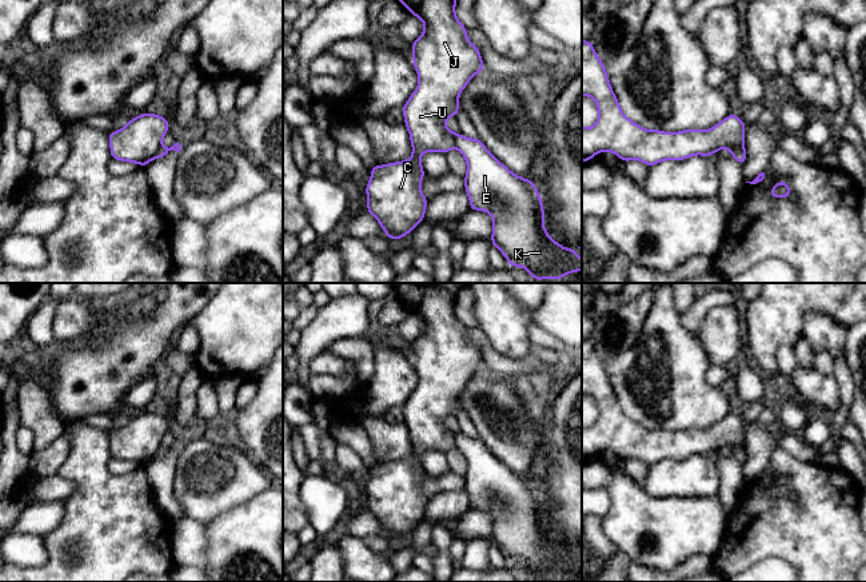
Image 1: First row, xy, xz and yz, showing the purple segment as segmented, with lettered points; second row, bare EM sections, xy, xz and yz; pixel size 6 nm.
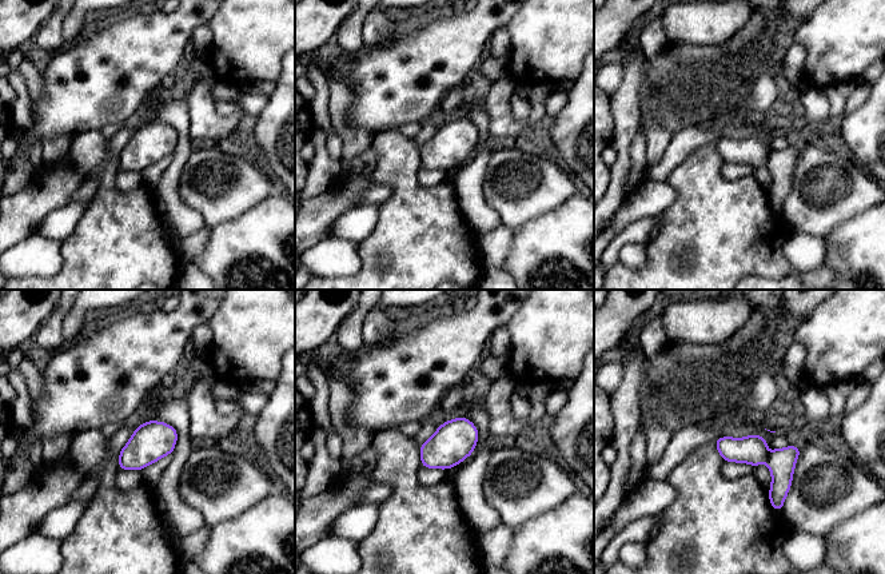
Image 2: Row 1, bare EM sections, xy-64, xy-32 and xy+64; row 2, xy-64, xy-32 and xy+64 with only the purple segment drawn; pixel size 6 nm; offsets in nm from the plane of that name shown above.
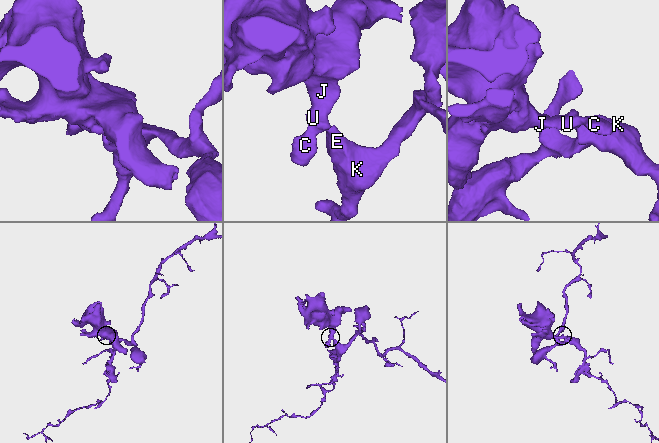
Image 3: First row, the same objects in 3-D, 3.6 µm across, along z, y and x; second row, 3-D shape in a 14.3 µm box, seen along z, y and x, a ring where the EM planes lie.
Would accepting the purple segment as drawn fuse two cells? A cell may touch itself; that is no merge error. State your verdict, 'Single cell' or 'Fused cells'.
Fused cells

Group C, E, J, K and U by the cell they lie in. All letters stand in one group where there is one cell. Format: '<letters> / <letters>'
C J U / E K

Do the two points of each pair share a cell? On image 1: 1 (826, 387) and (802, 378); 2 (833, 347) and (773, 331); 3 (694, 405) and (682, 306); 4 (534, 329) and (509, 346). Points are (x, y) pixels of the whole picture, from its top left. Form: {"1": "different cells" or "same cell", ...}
{"1": "same cell", "2": "different cells", "3": "different cells", "4": "different cells"}

